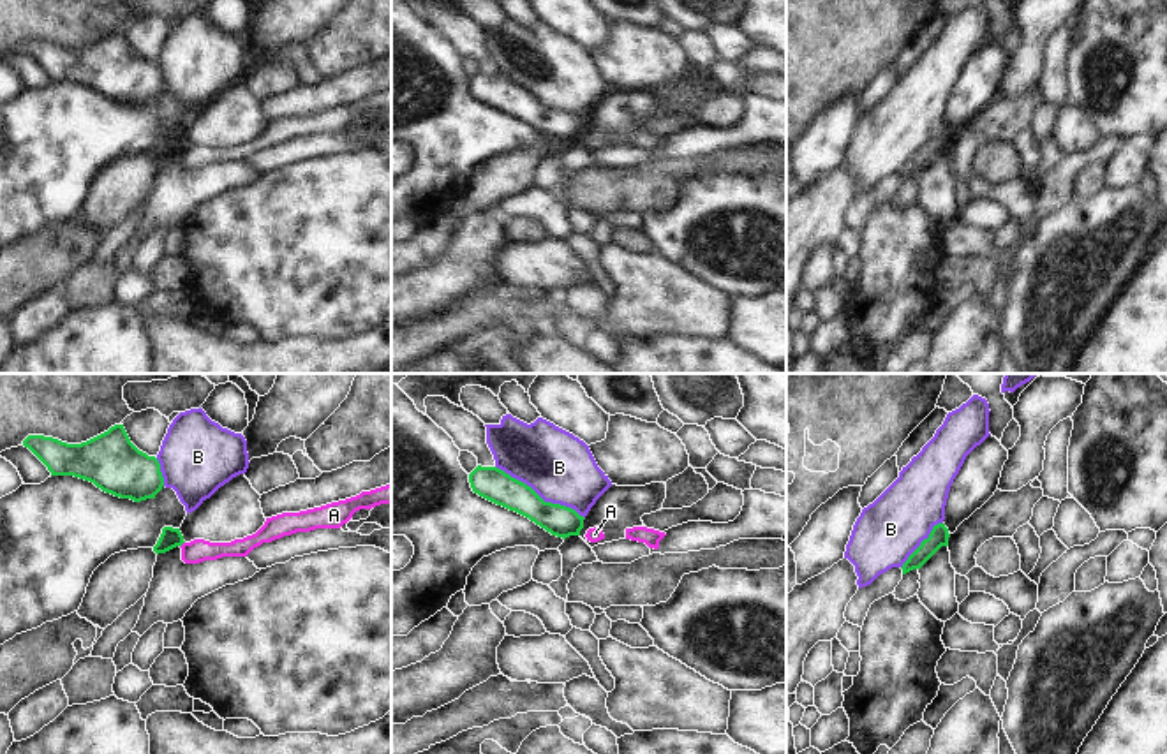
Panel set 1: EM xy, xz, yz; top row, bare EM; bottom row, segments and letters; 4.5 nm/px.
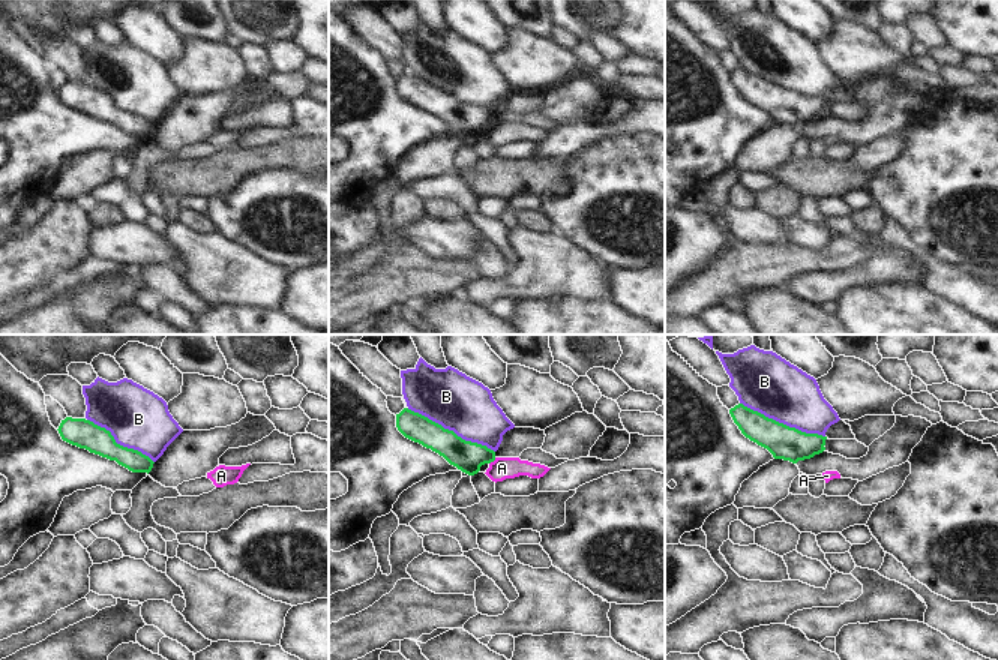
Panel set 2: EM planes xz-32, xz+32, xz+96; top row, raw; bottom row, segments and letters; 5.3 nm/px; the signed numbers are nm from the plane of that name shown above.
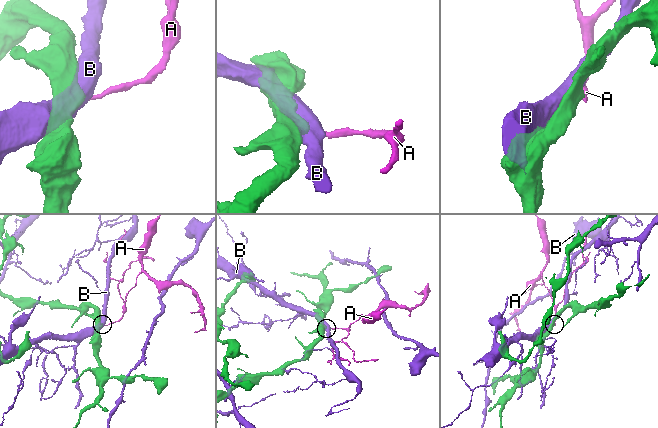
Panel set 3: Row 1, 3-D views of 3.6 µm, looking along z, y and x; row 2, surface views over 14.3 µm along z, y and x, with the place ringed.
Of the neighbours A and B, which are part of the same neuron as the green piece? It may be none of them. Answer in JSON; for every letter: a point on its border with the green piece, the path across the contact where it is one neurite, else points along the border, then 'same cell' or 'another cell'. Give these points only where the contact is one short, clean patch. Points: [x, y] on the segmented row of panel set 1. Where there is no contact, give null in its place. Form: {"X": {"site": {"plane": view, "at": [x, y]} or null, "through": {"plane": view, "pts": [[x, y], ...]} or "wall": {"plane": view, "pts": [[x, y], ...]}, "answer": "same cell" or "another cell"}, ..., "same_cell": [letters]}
{"A": {"site": {"plane": "xy", "at": [182, 543]}, "wall": {"plane": "xy", "pts": [[184, 541], [180, 547]]}, "answer": "another cell"}, "B": {"site": {"plane": "xz", "at": [538, 495]}, "answer": "another cell"}, "same_cell": []}

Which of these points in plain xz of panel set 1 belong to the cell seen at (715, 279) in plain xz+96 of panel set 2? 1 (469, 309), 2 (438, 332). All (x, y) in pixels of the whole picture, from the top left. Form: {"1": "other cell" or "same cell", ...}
{"1": "same cell", "2": "same cell"}

